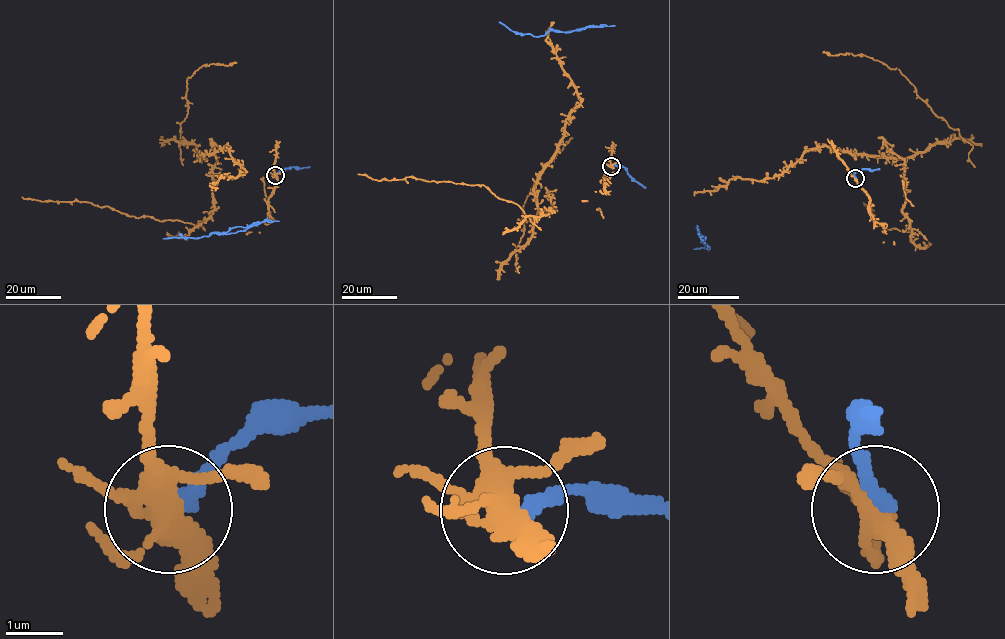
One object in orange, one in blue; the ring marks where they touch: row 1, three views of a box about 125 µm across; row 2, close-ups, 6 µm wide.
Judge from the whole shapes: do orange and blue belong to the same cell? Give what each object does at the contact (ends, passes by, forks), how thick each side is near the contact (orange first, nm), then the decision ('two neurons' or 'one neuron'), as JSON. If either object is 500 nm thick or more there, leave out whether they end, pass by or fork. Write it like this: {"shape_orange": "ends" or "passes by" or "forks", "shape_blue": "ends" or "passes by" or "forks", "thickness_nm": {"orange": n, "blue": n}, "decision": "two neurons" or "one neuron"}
{"shape_orange": "forks", "shape_blue": "ends", "thickness_nm": {"orange": 360, "blue": 300}, "decision": "two neurons"}

